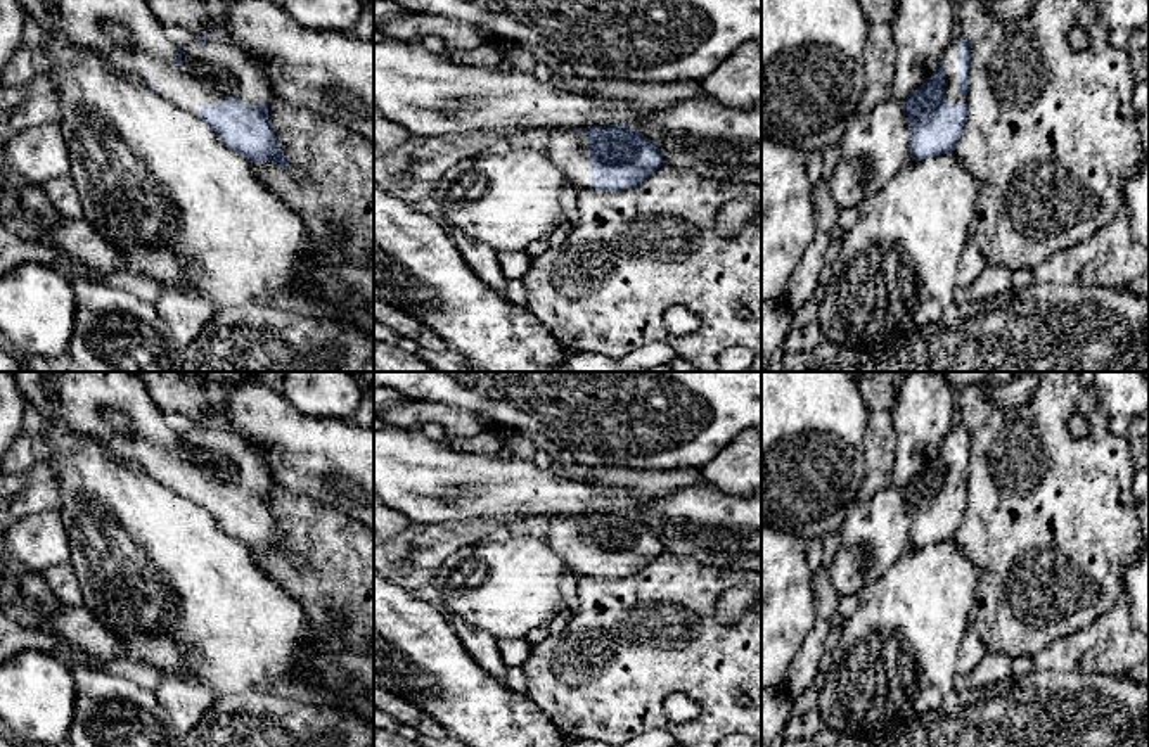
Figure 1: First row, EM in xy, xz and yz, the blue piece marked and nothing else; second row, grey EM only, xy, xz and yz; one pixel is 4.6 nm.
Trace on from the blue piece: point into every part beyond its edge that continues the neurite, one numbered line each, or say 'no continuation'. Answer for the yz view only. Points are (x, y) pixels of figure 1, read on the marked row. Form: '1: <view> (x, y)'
1: yz (950, 57)

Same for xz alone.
1: xz (568, 149)

